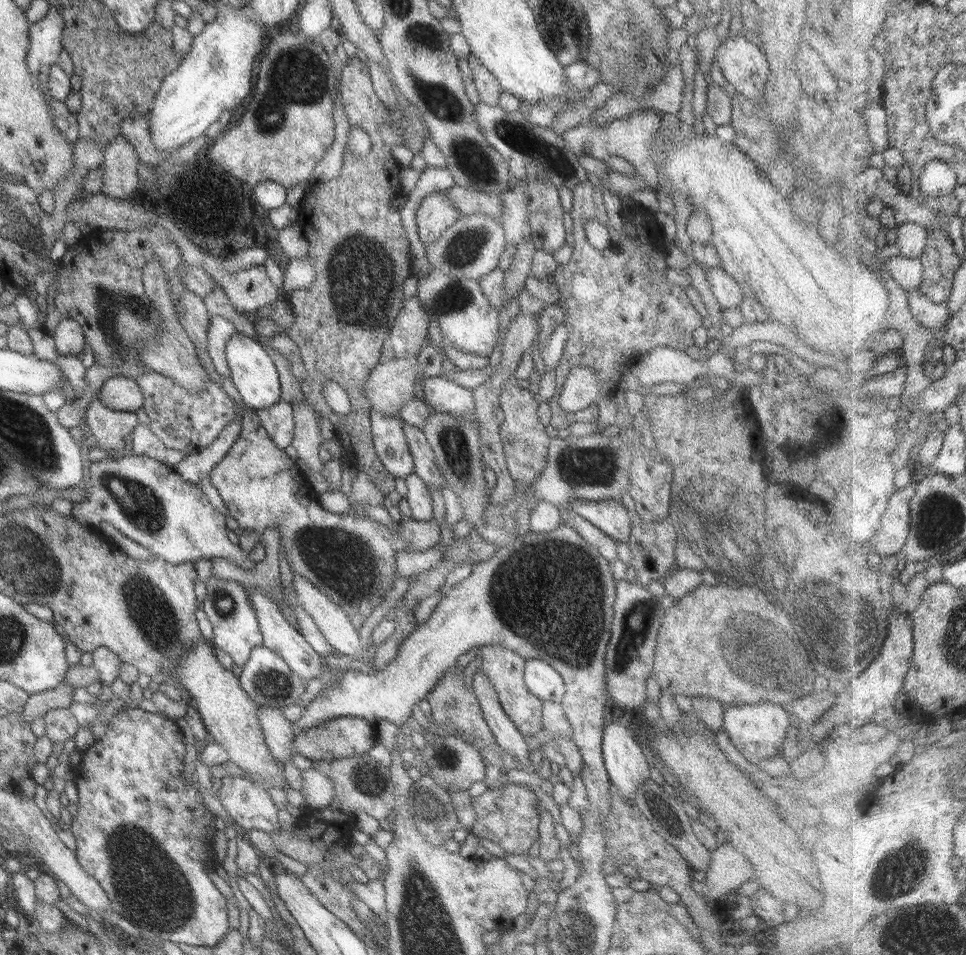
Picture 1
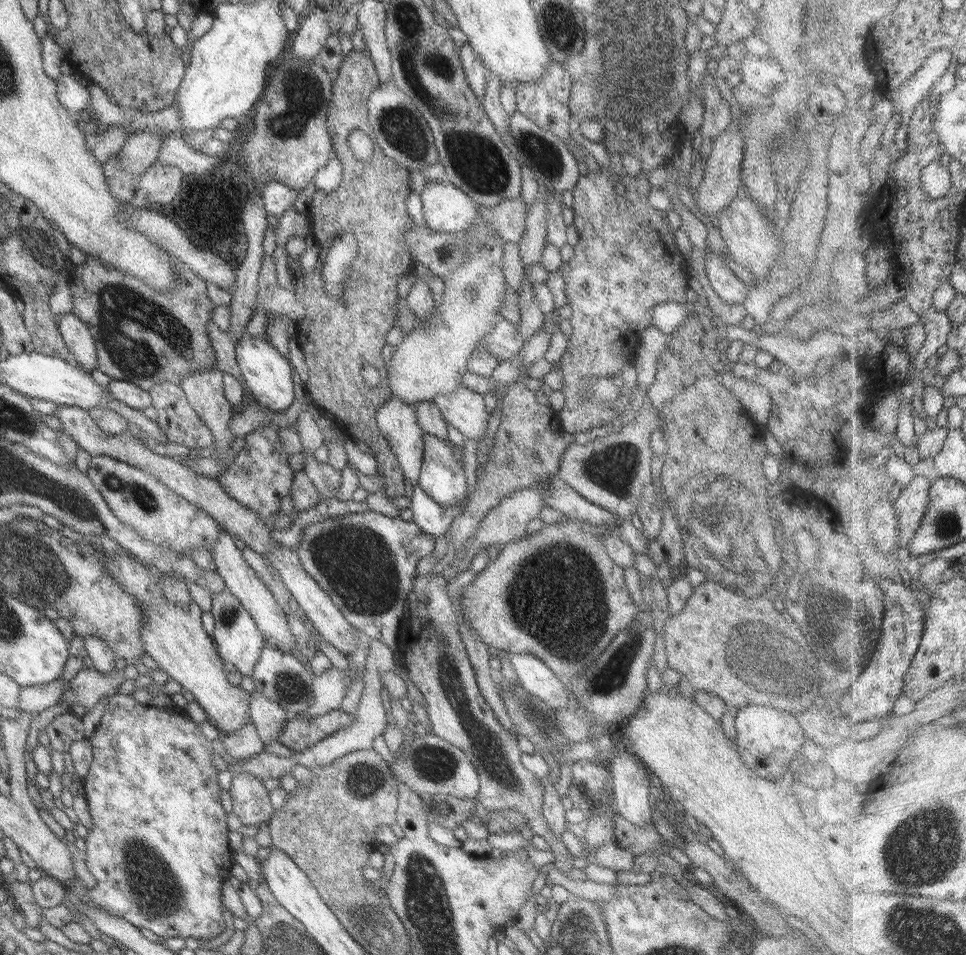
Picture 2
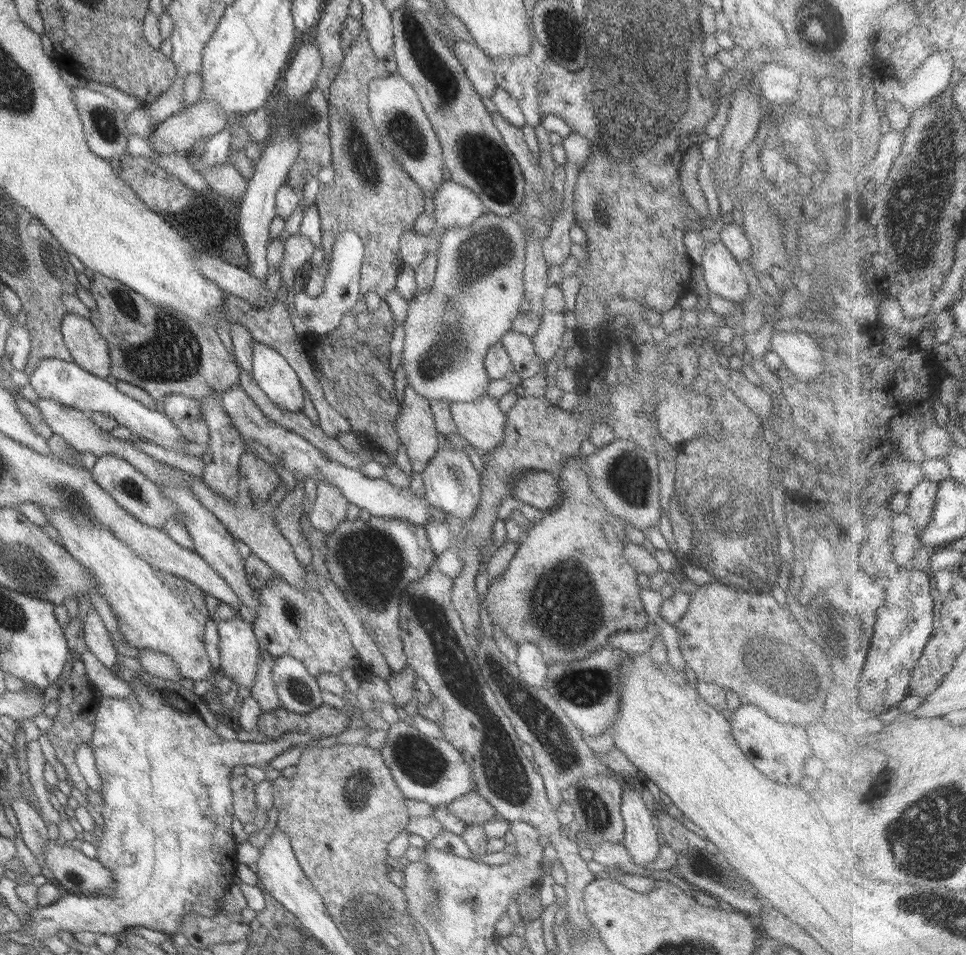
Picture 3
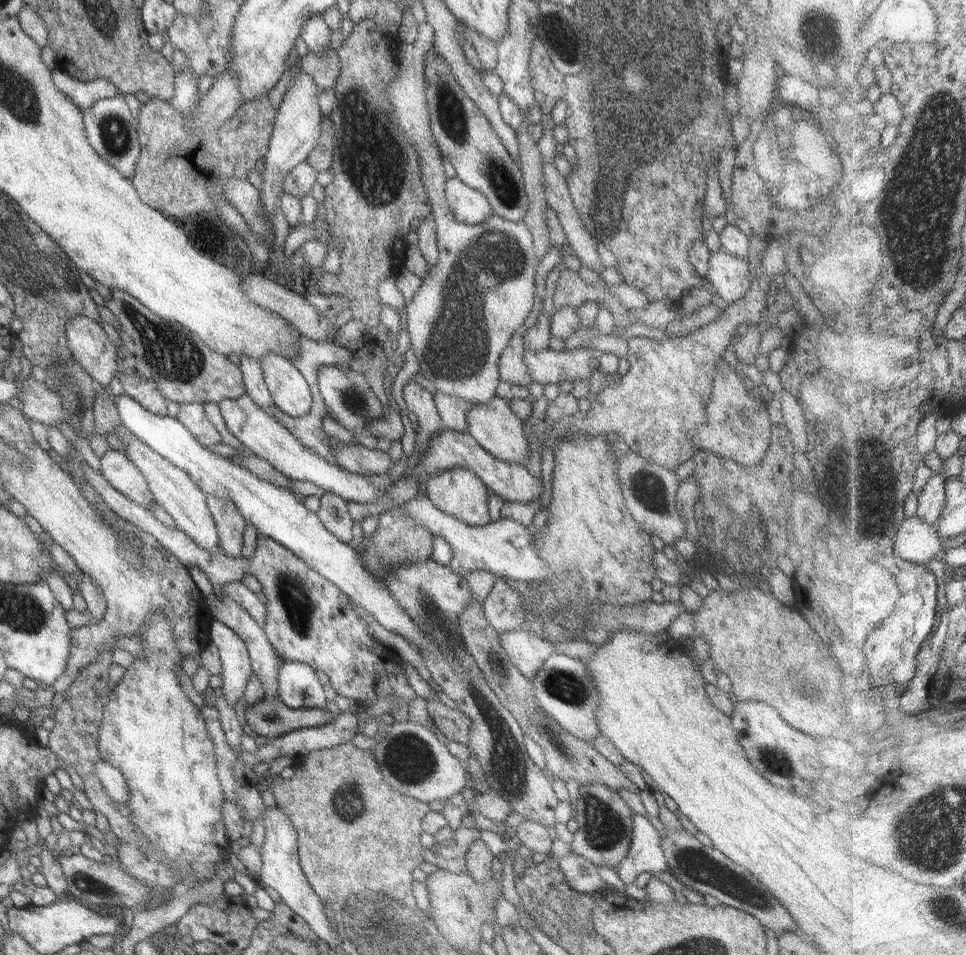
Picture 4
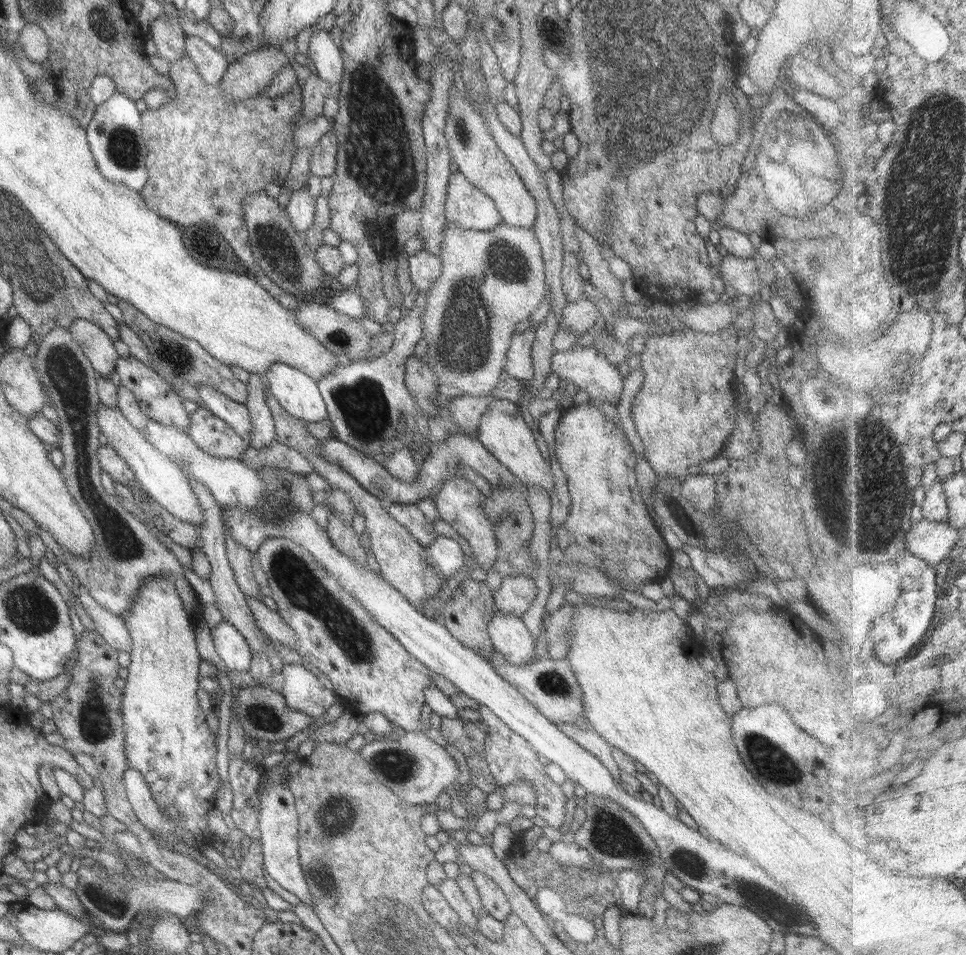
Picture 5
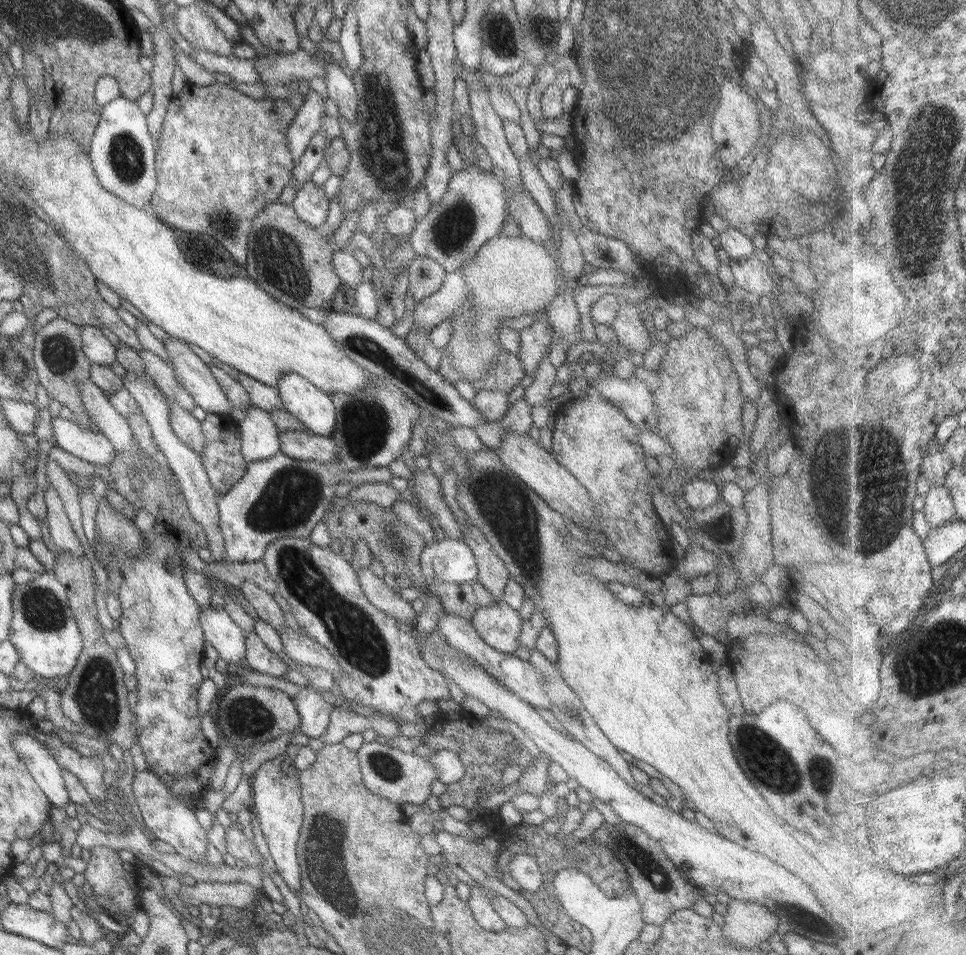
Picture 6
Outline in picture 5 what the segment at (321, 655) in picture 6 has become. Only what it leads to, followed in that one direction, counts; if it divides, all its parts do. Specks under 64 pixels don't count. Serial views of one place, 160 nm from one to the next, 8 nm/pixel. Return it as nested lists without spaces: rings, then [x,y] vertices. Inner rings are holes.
[[[246,596],[245,600],[252,618],[263,636],[281,646],[293,649],[296,644],[295,633],[282,621],[277,612],[267,609],[262,601],[246,598]]]

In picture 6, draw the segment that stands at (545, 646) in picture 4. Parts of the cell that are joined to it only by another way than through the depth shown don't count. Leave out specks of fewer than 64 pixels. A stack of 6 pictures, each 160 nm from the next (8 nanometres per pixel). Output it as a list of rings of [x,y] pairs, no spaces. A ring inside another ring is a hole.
[[[493,602],[489,606],[476,608],[470,616],[469,622],[476,630],[479,638],[487,645],[497,650],[497,652],[518,655],[521,654],[516,648],[516,638],[520,631],[520,626],[524,618],[520,618],[521,611],[511,609],[505,602]]]

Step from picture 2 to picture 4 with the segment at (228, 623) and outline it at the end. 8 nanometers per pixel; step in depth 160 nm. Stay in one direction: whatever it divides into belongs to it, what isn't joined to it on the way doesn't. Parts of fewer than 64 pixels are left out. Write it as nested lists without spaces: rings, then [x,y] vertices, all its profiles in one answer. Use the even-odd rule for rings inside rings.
[[[212,620],[208,637],[216,646],[221,665],[220,687],[227,706],[233,706],[242,697],[246,682],[252,673],[244,642],[230,628]]]

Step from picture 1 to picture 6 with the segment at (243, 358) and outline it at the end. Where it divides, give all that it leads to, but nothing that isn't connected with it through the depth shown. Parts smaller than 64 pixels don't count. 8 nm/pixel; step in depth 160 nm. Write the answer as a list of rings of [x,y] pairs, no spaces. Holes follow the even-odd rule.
[[[291,372],[279,377],[275,389],[282,409],[303,424],[306,430],[317,436],[331,436],[335,426],[335,410],[328,394]]]

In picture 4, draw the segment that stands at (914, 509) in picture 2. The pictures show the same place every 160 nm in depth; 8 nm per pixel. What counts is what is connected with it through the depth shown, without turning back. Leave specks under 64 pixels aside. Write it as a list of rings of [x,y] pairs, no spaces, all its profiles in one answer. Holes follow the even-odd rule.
[[[931,475],[917,498],[916,515],[929,524],[937,524],[947,506],[946,479],[945,475]]]

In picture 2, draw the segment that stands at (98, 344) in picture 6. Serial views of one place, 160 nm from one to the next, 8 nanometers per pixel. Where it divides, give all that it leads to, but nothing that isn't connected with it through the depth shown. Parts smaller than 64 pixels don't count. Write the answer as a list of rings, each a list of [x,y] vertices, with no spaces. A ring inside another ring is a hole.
[[[70,313],[61,314],[57,320],[57,332],[70,354],[70,360],[73,363],[81,364],[89,373],[95,370],[97,356],[95,356],[93,338],[87,326]]]

